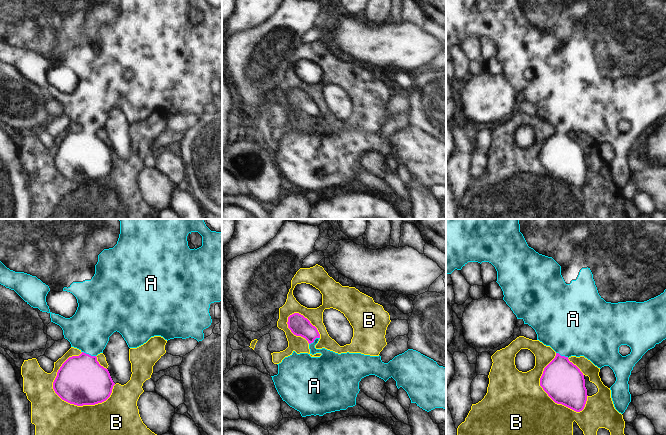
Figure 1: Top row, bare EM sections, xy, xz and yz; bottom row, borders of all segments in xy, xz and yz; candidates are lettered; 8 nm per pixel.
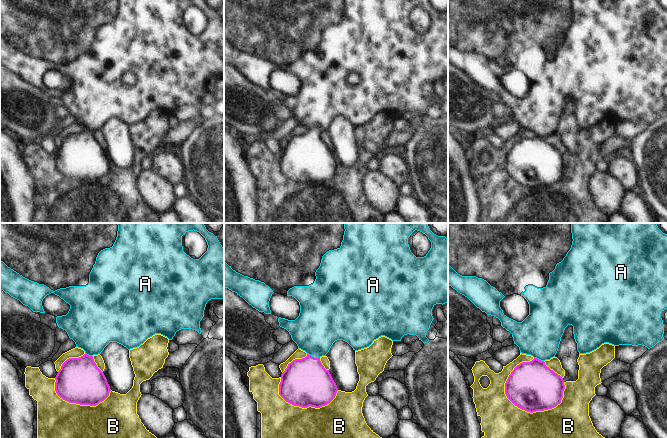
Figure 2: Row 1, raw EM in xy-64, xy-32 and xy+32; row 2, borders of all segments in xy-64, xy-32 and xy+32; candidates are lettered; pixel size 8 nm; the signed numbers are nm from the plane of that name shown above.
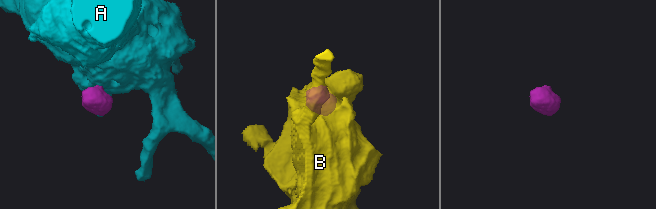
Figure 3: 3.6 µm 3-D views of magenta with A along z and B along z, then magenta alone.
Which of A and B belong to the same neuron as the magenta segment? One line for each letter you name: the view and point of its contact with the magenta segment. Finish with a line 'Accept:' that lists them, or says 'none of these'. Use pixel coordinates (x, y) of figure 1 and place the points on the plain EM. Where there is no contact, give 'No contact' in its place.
A: Touches magenta at xy (88, 130)
Accept: A

